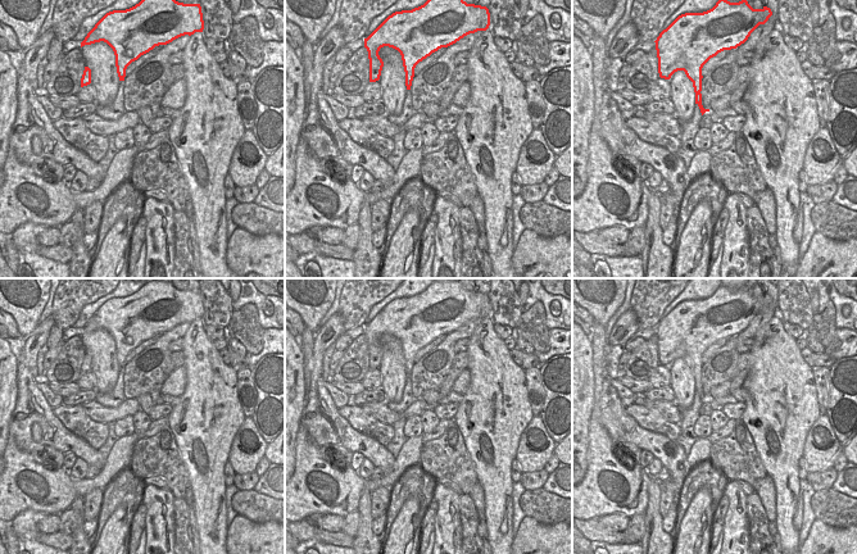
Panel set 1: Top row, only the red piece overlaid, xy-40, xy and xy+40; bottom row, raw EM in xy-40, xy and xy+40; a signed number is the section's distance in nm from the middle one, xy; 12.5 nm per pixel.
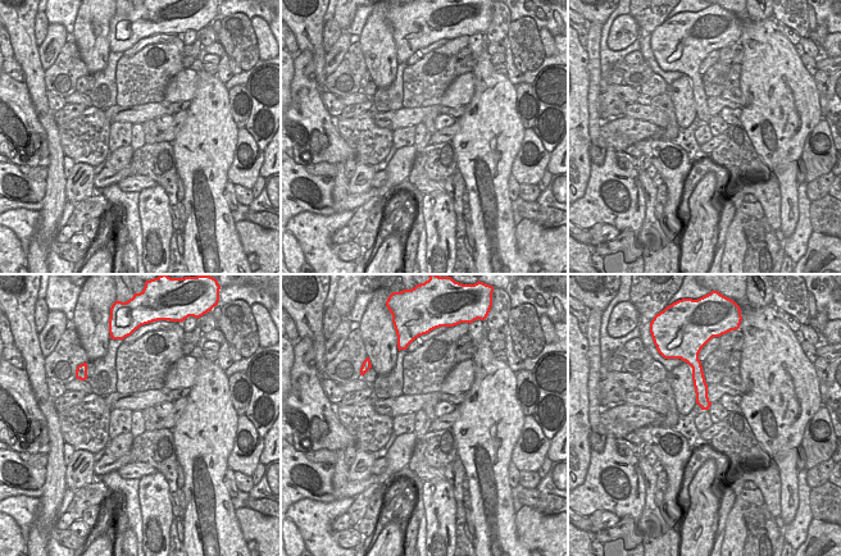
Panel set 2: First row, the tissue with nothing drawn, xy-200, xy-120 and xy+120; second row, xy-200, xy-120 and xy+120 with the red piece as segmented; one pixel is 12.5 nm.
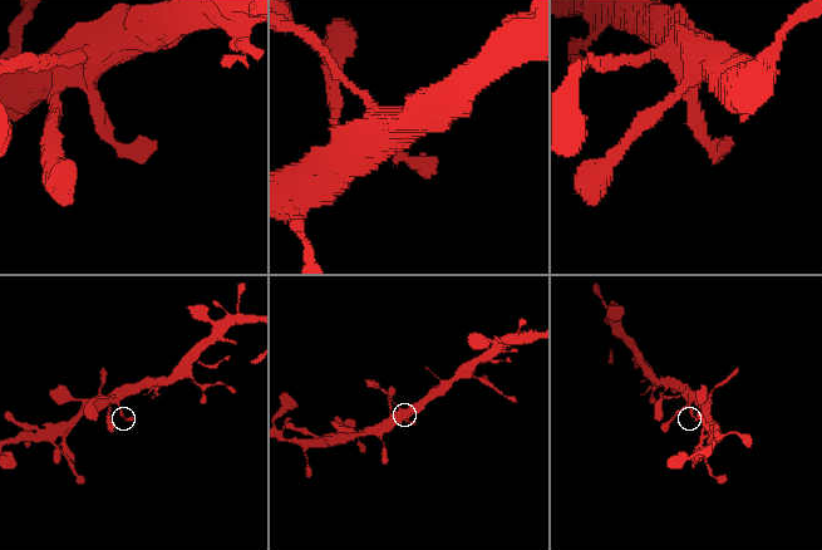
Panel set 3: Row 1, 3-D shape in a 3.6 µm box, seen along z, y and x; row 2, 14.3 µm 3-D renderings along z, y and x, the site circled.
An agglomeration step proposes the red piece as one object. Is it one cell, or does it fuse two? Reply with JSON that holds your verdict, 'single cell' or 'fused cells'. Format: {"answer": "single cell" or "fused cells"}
{"answer": "single cell"}

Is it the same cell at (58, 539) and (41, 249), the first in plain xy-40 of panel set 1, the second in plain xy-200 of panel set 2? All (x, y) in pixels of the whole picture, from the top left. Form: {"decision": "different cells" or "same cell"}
{"decision": "different cells"}

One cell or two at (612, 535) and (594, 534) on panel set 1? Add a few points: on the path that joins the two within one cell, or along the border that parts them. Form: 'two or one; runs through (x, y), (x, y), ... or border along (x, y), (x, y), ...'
one; runs through (608, 535), (598, 534)

